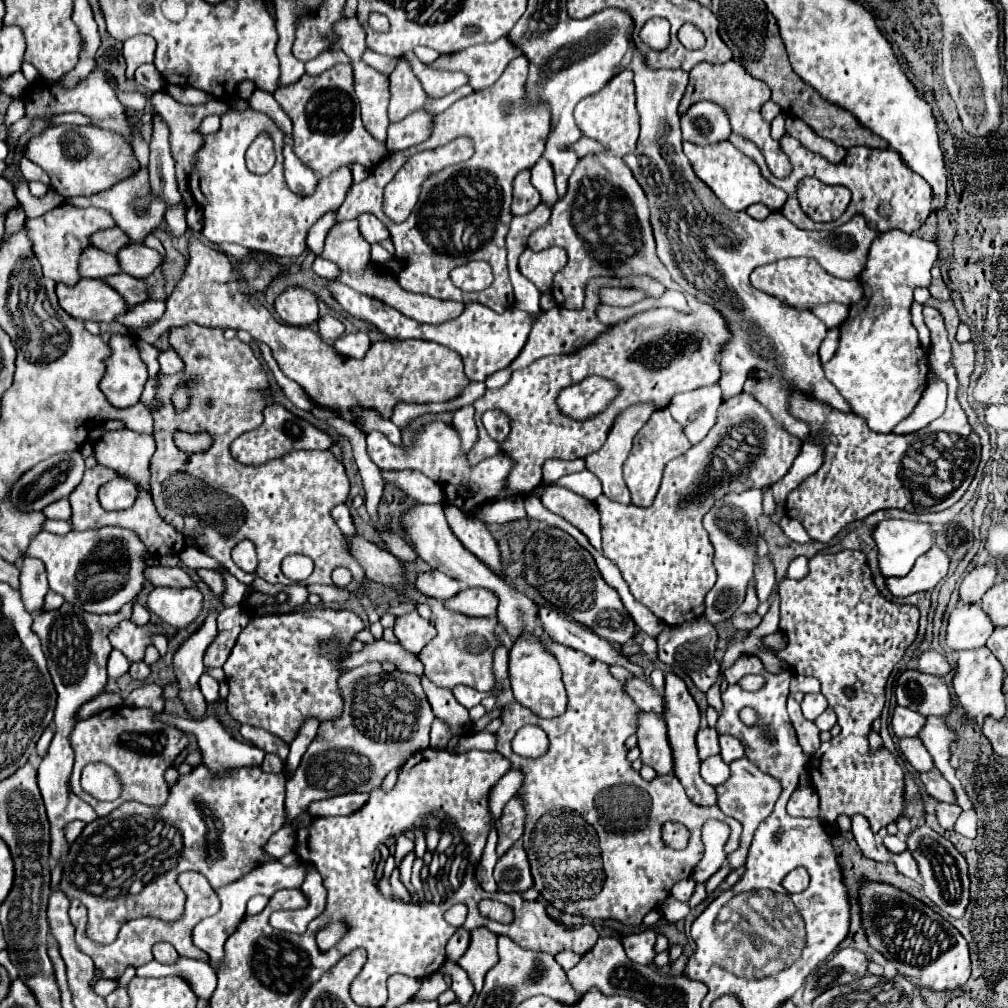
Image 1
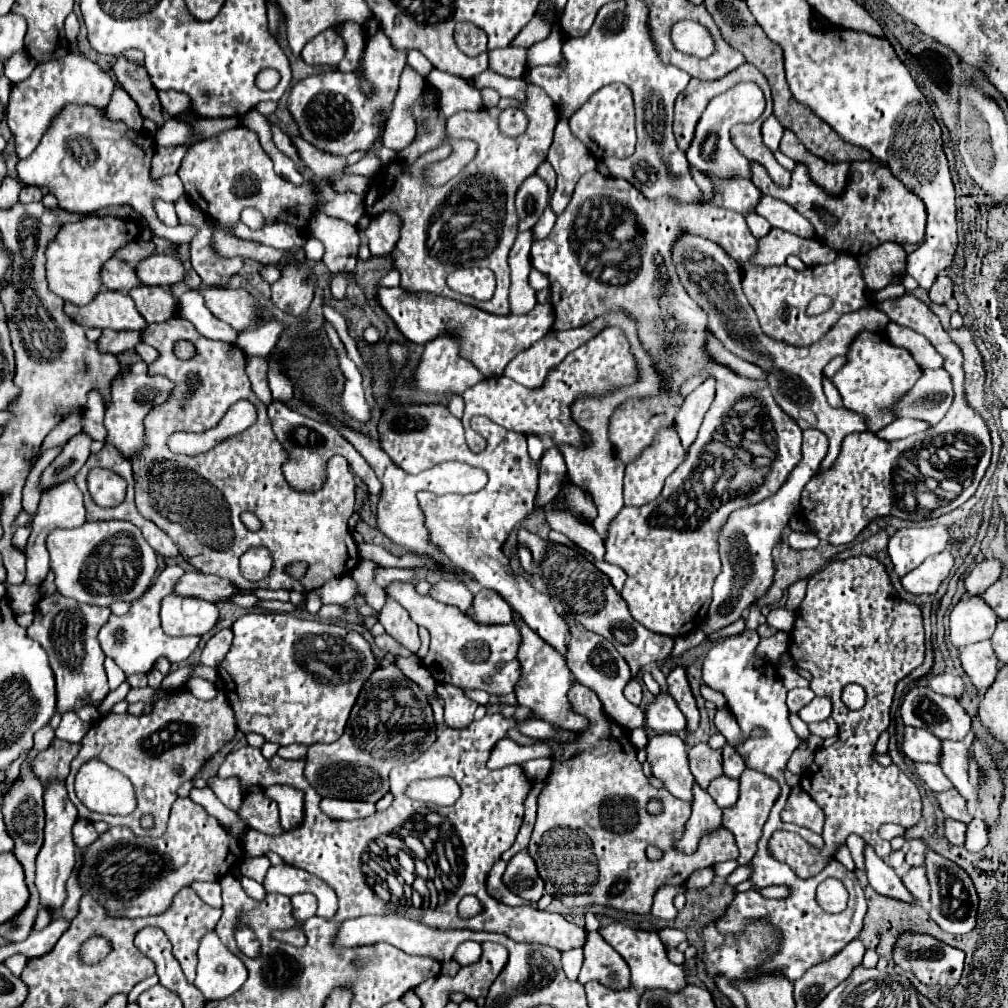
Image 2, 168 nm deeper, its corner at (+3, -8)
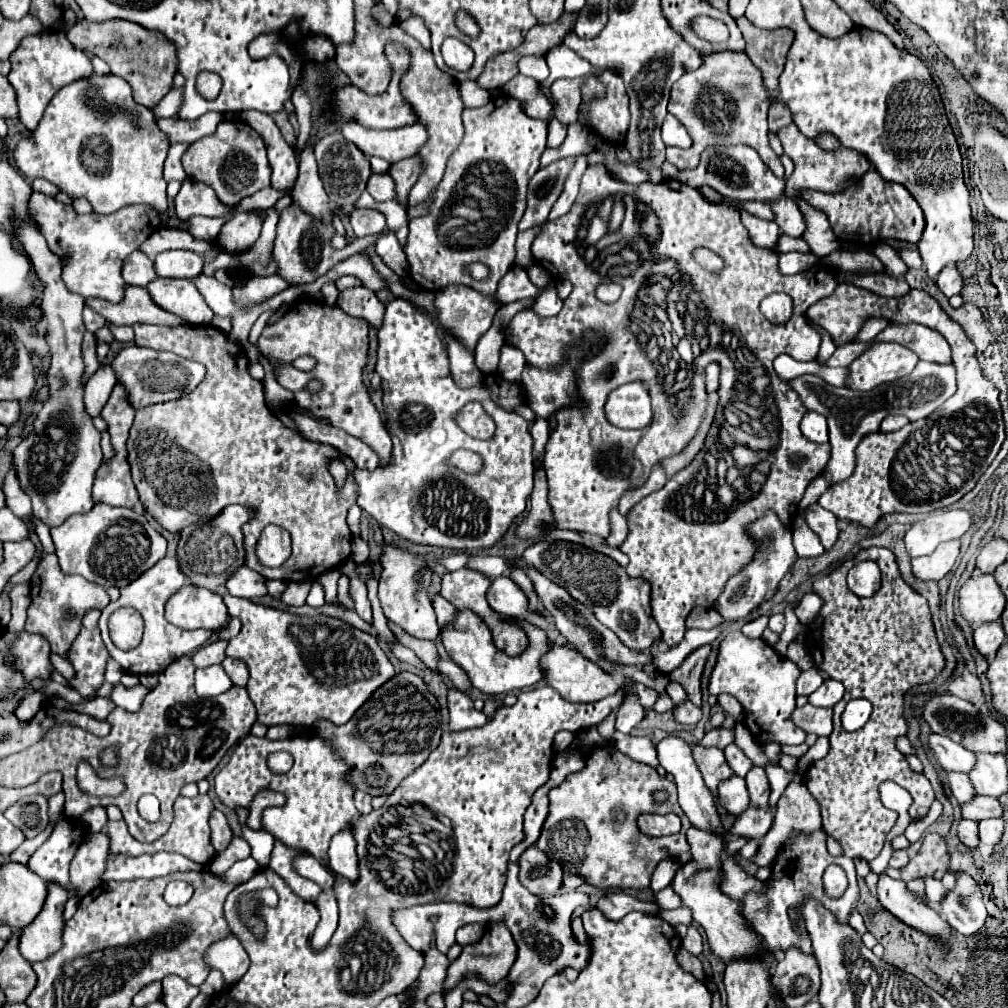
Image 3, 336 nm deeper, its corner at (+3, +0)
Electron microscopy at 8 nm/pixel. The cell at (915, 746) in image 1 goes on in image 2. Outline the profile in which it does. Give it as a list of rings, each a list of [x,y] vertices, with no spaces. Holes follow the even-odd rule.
[[[915,762],[915,772],[919,780],[933,792],[943,792],[951,788],[951,782],[945,778],[941,768],[937,764],[917,764]]]

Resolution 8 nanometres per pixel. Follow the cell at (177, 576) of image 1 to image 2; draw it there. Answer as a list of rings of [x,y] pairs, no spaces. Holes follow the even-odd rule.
[[[201,572],[183,574],[181,580],[175,584],[175,594],[179,596],[197,596],[209,602],[217,602],[221,598],[229,598],[237,592],[233,584],[219,576],[207,576]]]

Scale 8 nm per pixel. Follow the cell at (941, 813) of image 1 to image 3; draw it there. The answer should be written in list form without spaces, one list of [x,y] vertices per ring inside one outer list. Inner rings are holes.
[[[959,820],[957,832],[959,832],[959,840],[969,850],[973,850],[973,848],[979,846],[979,828],[977,828],[977,822],[973,822],[973,820]]]

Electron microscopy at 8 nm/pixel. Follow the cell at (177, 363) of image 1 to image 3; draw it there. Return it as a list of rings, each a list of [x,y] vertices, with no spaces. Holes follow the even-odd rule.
[[[107,324],[107,328],[113,332],[113,338],[117,342],[133,342],[133,328],[129,328],[129,326],[113,326],[113,324]]]

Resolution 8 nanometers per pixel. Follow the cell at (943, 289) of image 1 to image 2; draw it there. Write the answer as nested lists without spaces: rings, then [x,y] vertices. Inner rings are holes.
[[[941,272],[941,274],[937,276],[937,280],[935,280],[935,284],[933,284],[931,290],[929,290],[929,298],[931,298],[933,302],[937,302],[937,304],[949,304],[951,296],[953,296],[953,284],[951,284],[949,276]]]

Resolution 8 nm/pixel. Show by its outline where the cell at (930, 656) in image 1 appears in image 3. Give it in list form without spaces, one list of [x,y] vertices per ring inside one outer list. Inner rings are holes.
[[[965,674],[965,676],[953,678],[949,682],[949,692],[959,696],[959,698],[969,700],[971,704],[979,704],[979,702],[985,700],[983,690],[981,690],[981,682],[979,682],[979,678],[975,674]]]

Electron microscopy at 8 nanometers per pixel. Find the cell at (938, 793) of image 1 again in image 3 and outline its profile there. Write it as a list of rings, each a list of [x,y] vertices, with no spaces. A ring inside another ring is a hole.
[[[977,796],[973,802],[963,804],[963,818],[981,822],[985,818],[1001,818],[1003,816],[1003,808],[1001,802],[997,798],[989,798],[989,796]]]

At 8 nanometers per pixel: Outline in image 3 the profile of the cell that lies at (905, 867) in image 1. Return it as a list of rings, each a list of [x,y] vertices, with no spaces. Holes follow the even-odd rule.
[[[925,878],[925,890],[927,890],[929,902],[931,902],[933,906],[937,906],[937,904],[947,896],[947,890],[945,890],[945,886],[941,884],[941,880],[935,880],[935,878]]]

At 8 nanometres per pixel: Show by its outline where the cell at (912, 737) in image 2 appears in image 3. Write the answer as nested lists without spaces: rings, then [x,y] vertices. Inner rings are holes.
[[[931,734],[929,736],[929,748],[931,748],[935,760],[941,764],[941,768],[947,772],[953,770],[953,772],[969,774],[975,766],[975,754],[965,750],[961,744],[955,744],[947,736]]]

